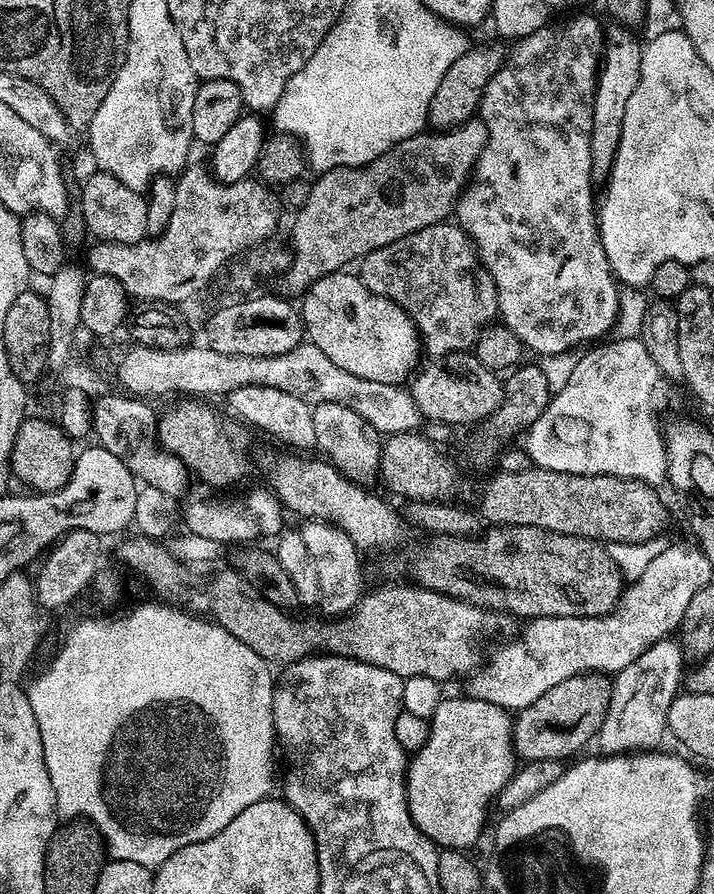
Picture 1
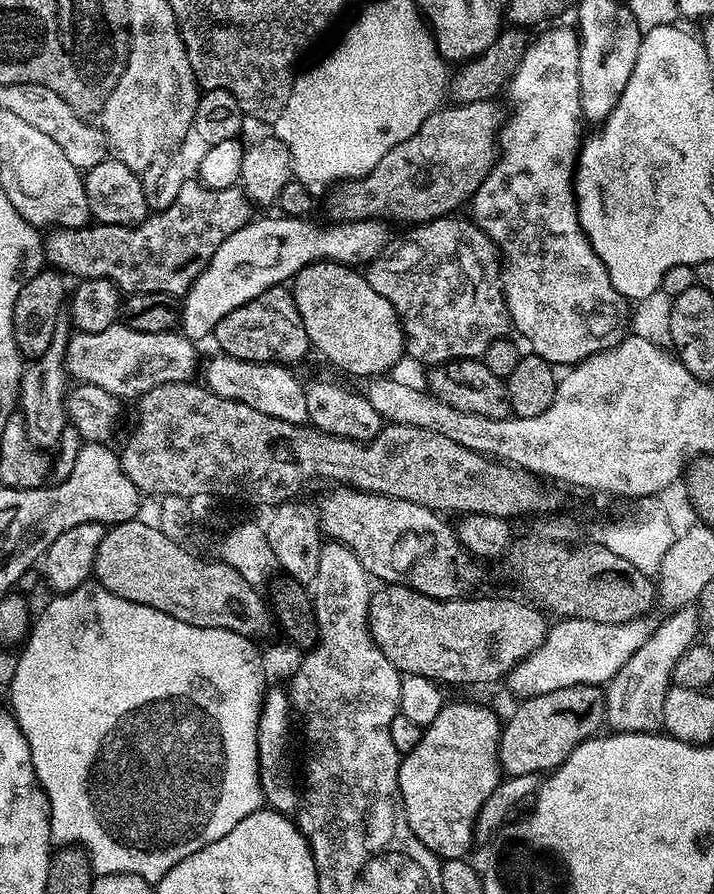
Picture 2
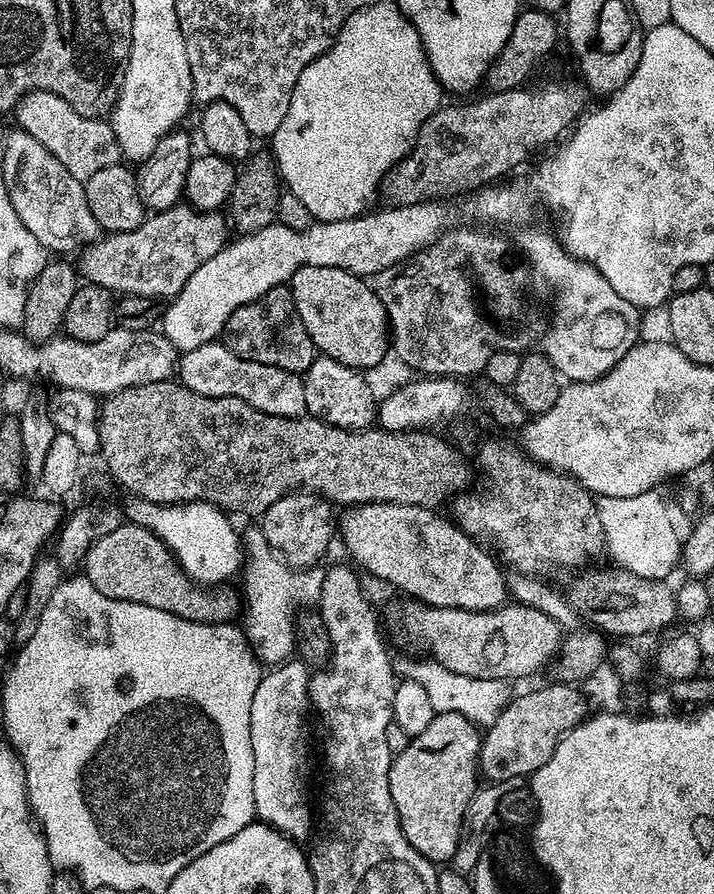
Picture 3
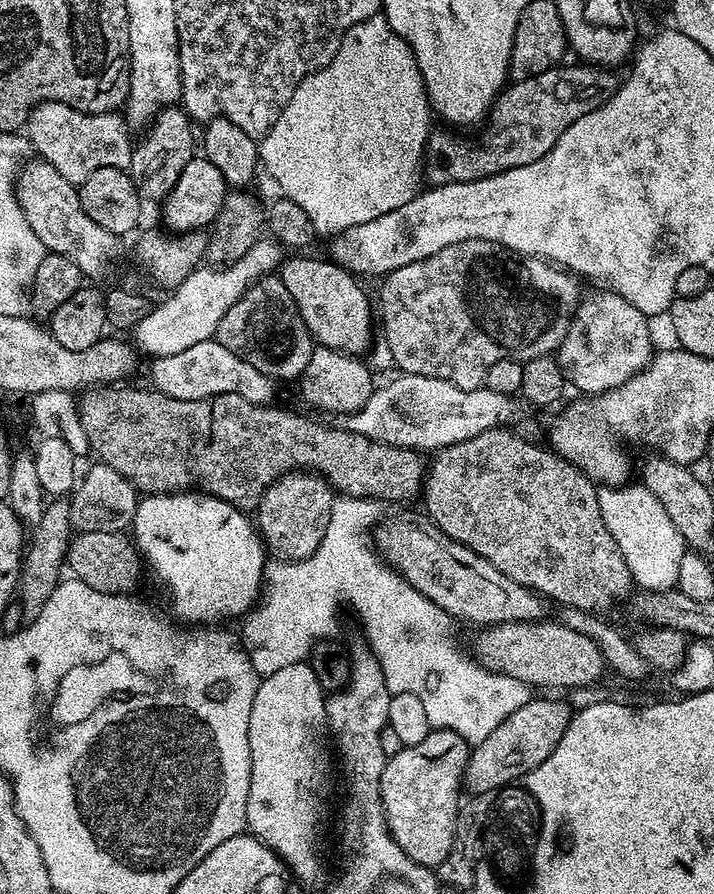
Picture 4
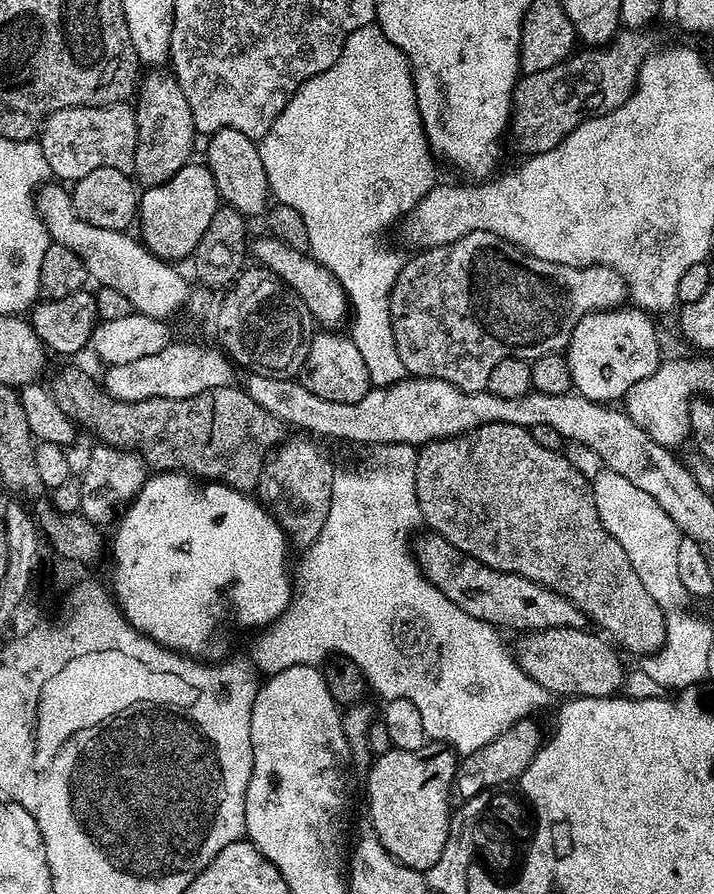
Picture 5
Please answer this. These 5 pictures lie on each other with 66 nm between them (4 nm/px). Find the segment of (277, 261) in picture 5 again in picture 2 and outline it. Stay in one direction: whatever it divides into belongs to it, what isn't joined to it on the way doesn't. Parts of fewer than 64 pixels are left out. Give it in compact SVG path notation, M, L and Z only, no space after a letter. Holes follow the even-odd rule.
M311 264L291 281L290 291L315 351L317 348L334 367L352 376L380 378L391 373L388 371L405 355L404 330L394 306L356 272L343 264Z

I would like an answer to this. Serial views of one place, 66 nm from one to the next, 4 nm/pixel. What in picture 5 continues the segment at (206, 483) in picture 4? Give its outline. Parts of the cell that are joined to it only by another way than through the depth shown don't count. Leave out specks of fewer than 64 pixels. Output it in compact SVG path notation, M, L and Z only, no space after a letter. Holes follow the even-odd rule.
M60 368L52 376L50 395L66 415L85 424L101 444L138 452L157 473L183 472L251 493L262 476L264 461L285 439L286 426L262 410L243 387L215 388L194 398L146 398L142 402L114 400L80 368Z

